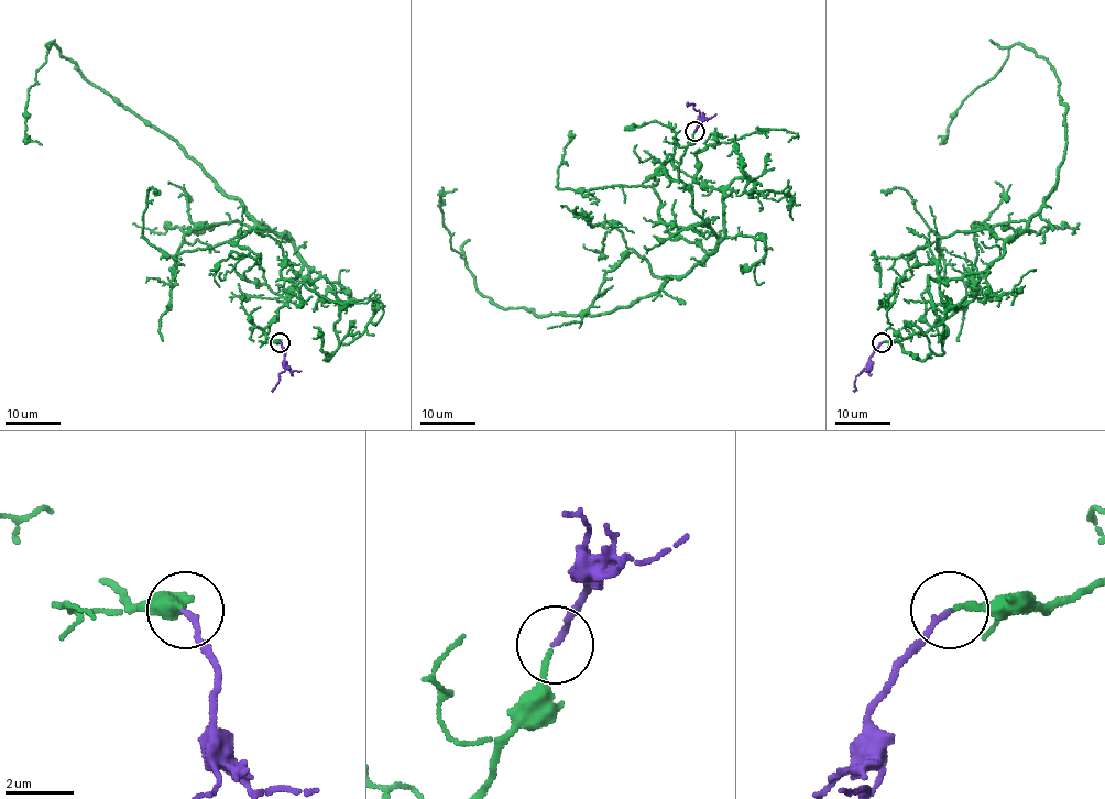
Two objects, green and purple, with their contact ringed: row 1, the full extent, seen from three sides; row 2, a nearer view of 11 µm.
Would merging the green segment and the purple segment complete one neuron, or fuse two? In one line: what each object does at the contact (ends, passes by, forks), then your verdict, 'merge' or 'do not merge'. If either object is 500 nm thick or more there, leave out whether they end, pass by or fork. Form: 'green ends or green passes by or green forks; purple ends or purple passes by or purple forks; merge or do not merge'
green ends; purple ends; merge

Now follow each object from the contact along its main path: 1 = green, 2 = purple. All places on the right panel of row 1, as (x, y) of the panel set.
1: (883, 342), (962, 309), (1007, 241), (1027, 229), (1064, 155), (1053, 67), (1016, 43), (940, 144)
2: (883, 342), (855, 378), (852, 391)

